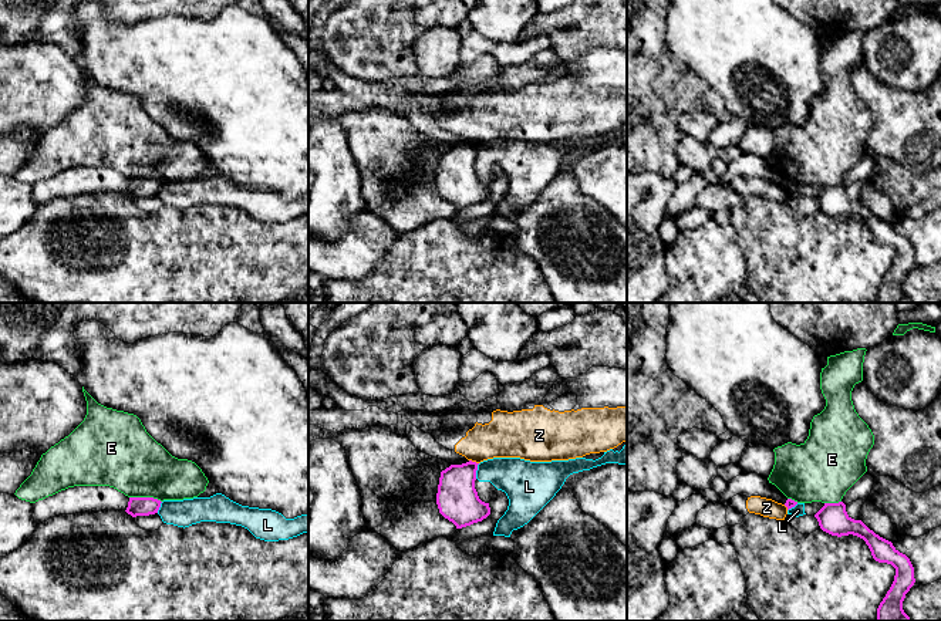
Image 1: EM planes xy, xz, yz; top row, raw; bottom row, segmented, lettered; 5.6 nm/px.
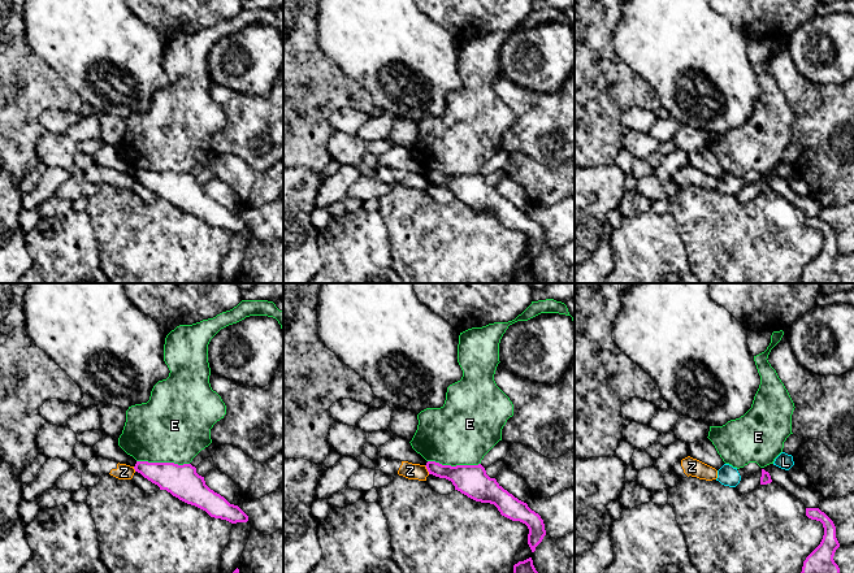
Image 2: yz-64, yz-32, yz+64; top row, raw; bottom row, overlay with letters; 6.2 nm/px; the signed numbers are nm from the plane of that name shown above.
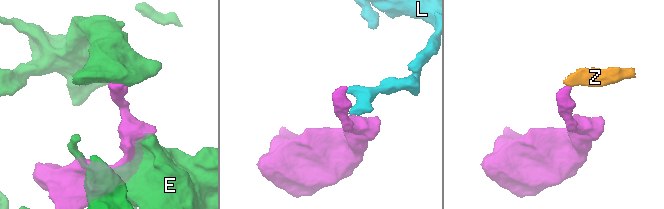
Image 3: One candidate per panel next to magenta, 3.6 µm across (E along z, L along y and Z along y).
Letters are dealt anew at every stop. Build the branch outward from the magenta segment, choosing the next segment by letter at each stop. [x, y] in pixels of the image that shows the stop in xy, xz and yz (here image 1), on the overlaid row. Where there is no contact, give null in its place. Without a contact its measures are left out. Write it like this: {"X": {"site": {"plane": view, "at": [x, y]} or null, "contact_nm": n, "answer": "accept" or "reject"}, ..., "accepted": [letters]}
{"E": {"site": {"plane": "xy", "at": [145, 498]}, "contact_nm": 190, "answer": "reject"}, "L": {"site": {"plane": "xz", "at": [476, 469]}, "contact_nm": 90, "answer": "reject"}, "Z": {"site": {"plane": "xz", "at": [474, 462]}, "contact_nm": 60, "answer": "reject"}, "accepted": []}

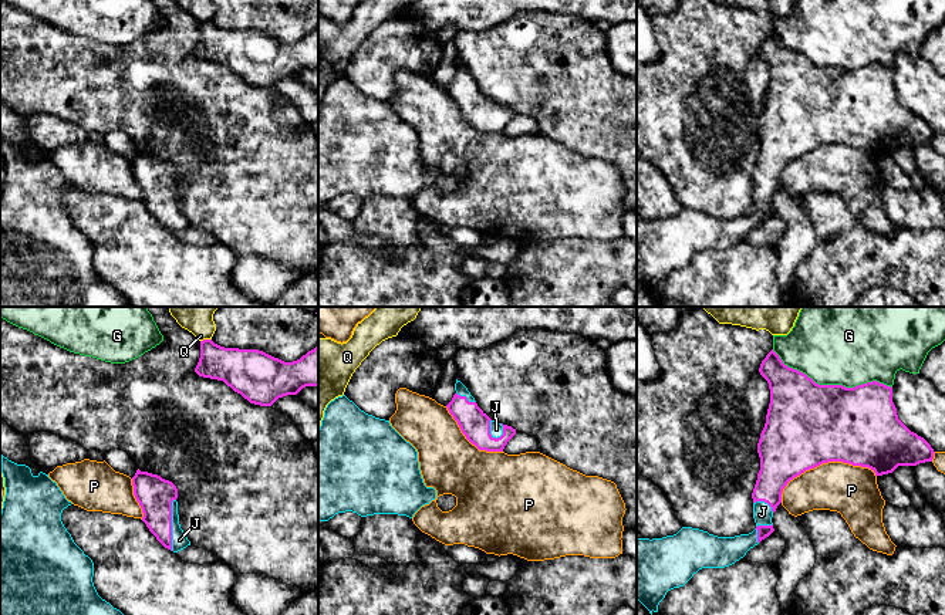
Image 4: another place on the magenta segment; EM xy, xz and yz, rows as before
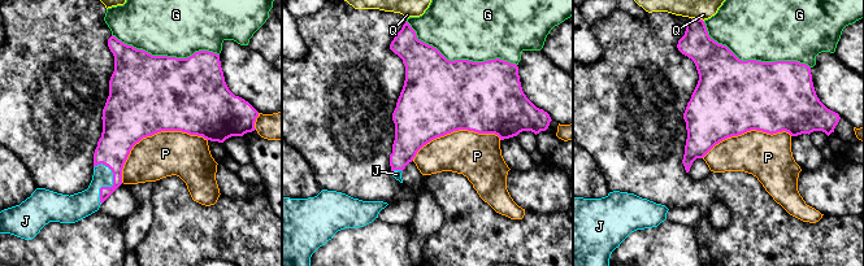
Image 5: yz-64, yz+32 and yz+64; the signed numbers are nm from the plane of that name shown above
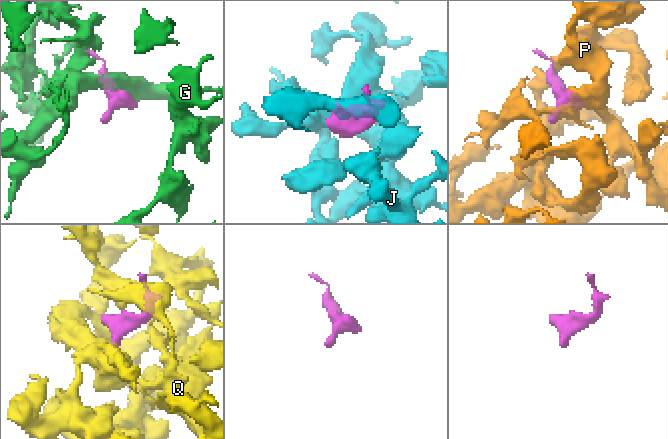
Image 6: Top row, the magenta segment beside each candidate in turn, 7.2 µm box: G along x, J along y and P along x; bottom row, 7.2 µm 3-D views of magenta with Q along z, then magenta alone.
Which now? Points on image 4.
{"G": {"site": {"plane": "yz", "at": [832, 385]}, "contact_nm": 700, "answer": "reject"}, "J": {"site": {"plane": "xy", "at": [171, 524]}, "contact_nm": 300, "answer": "accept"}, "P": {"site": {"plane": "yz", "at": [822, 463]}, "contact_nm": 550, "answer": "reject"}, "Q": {"site": {"plane": "xy", "at": [205, 340]}, "contact_nm": 70, "answer": "reject"}, "accepted": ["J"]}

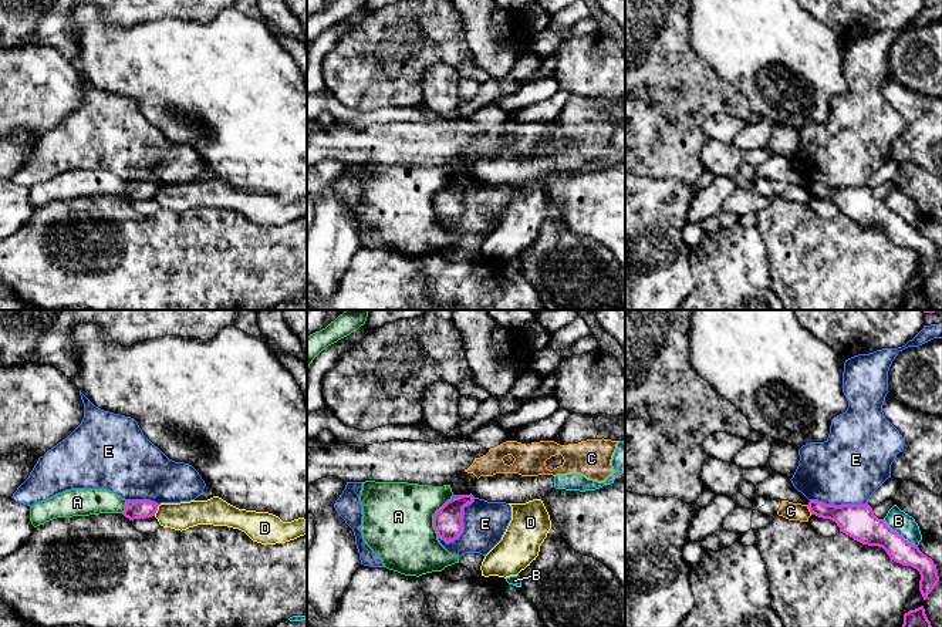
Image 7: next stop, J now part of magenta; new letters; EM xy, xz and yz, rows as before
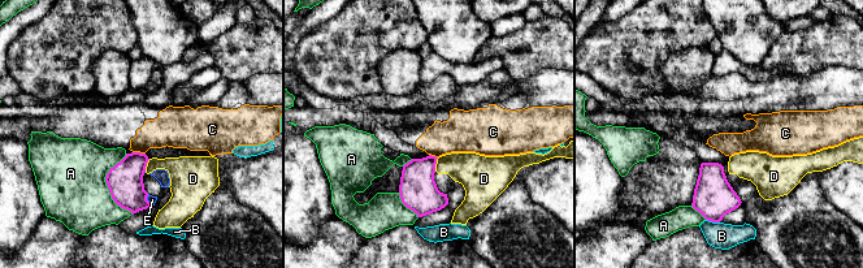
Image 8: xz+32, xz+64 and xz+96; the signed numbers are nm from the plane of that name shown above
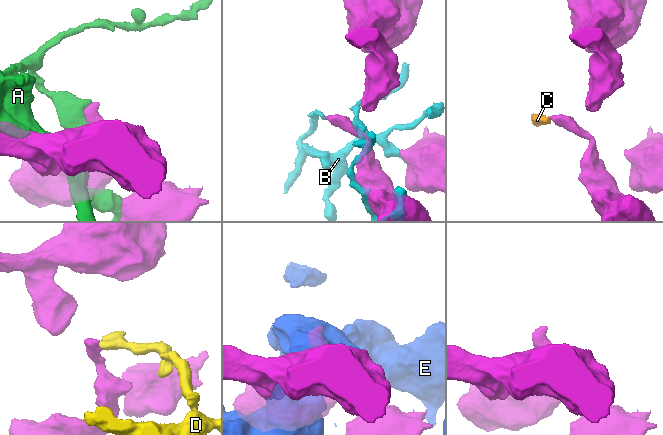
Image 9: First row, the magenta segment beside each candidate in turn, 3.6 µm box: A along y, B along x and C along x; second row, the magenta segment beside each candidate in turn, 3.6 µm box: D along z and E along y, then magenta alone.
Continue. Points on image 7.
{"A": {"site": {"plane": "xz", "at": [434, 516]}, "contact_nm": 240, "answer": "reject"}, "B": {"site": {"plane": "yz", "at": [898, 535]}, "contact_nm": 260, "answer": "reject"}, "C": {"site": {"plane": "yz", "at": [809, 508]}, "contact_nm": 70, "answer": "reject"}, "D": {"site": {"plane": "xy", "at": [156, 509]}, "contact_nm": 70, "answer": "reject"}, "E": {"site": {"plane": "xz", "at": [462, 522]}, "contact_nm": 300, "answer": "reject"}, "accepted": []}

